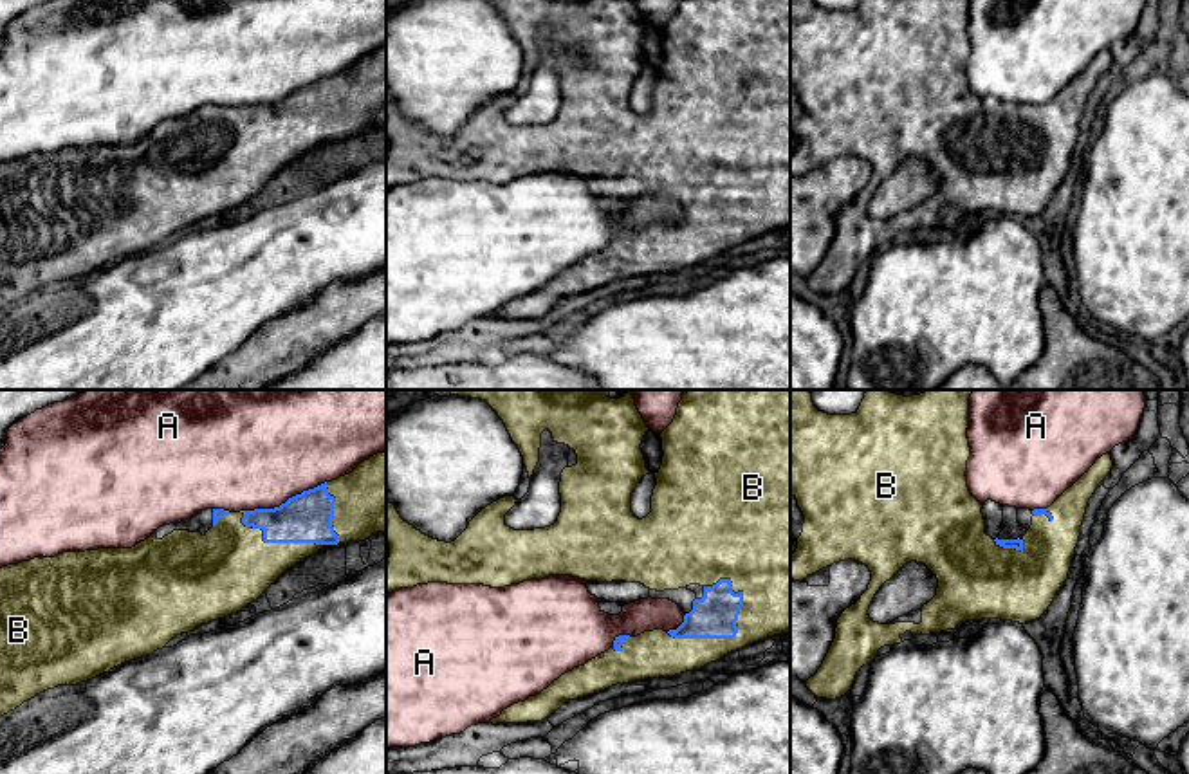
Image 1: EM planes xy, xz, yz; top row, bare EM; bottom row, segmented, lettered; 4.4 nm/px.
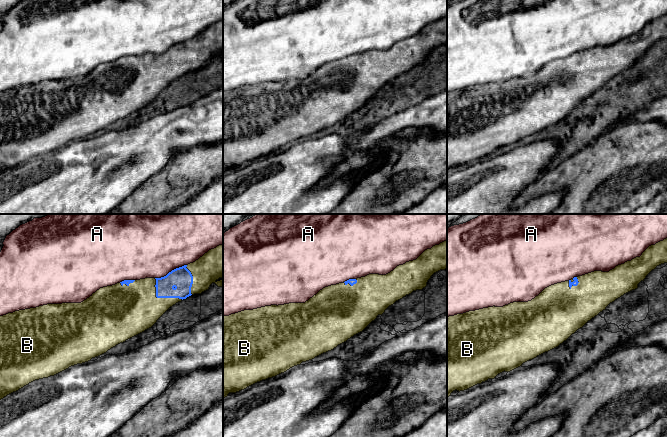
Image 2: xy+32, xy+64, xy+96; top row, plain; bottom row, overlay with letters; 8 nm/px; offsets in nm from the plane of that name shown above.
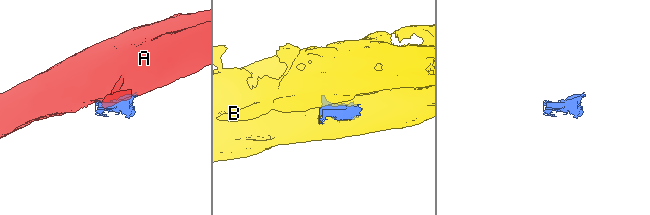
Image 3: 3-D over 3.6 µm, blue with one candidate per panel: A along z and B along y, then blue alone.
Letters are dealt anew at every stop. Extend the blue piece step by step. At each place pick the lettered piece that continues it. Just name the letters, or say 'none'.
B

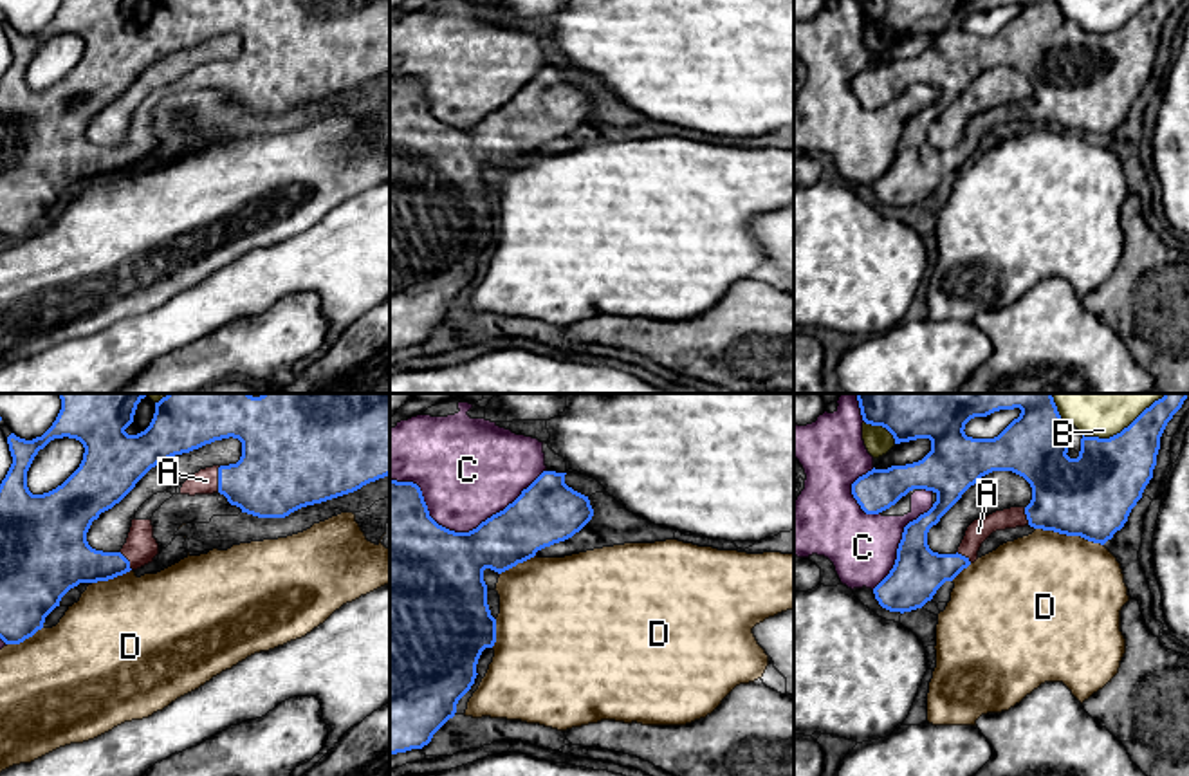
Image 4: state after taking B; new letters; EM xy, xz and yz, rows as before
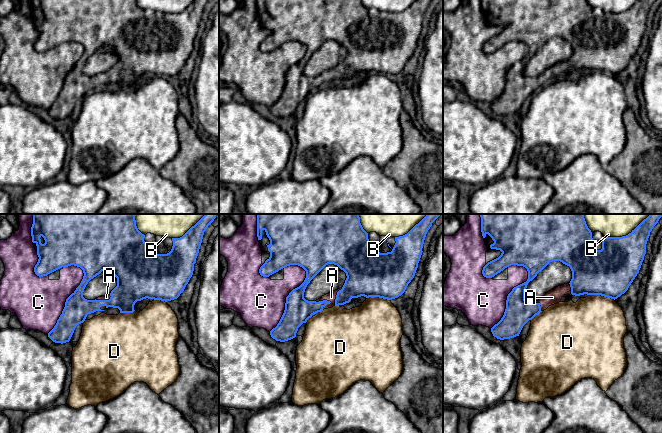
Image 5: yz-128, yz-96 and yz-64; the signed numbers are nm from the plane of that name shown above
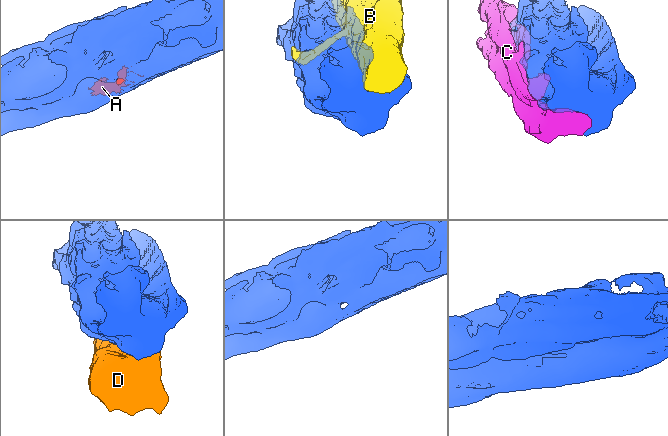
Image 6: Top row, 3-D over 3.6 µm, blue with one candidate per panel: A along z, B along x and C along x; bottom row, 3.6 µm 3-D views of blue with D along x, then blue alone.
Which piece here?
A

